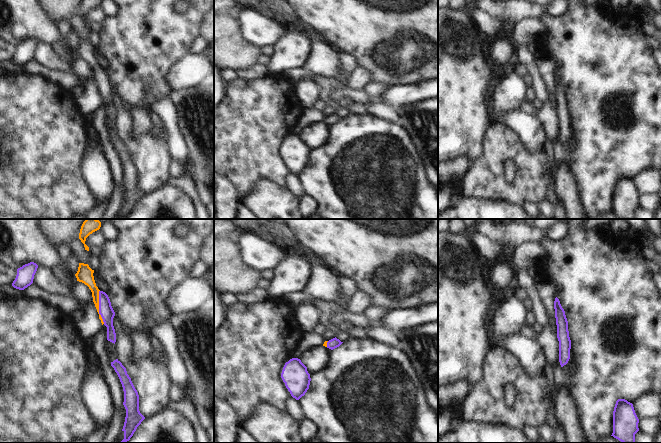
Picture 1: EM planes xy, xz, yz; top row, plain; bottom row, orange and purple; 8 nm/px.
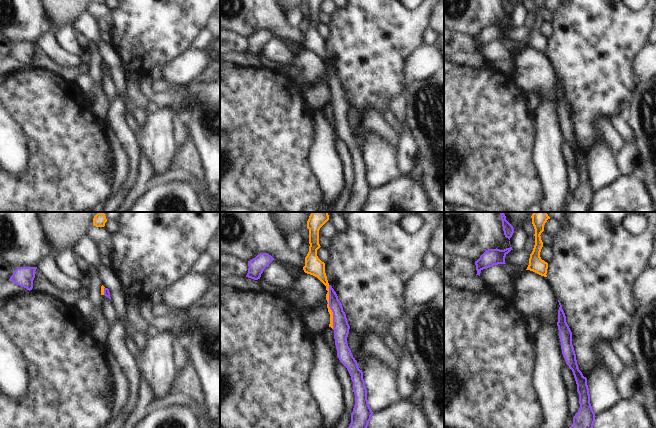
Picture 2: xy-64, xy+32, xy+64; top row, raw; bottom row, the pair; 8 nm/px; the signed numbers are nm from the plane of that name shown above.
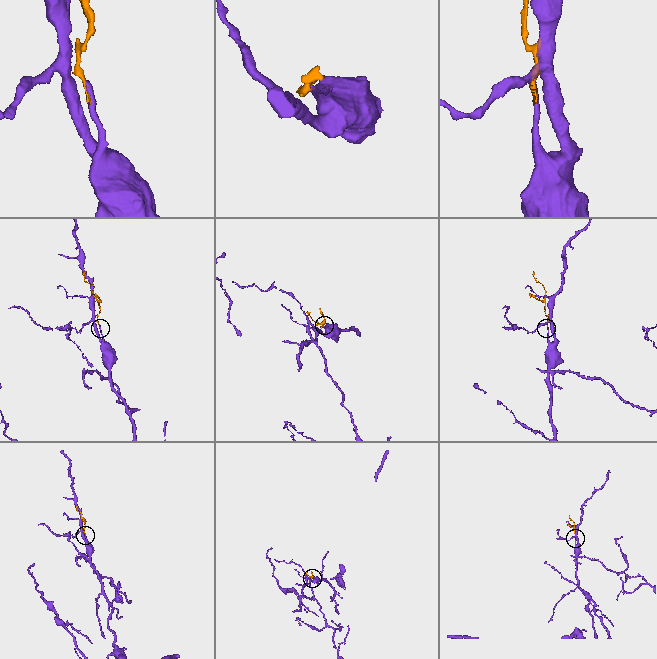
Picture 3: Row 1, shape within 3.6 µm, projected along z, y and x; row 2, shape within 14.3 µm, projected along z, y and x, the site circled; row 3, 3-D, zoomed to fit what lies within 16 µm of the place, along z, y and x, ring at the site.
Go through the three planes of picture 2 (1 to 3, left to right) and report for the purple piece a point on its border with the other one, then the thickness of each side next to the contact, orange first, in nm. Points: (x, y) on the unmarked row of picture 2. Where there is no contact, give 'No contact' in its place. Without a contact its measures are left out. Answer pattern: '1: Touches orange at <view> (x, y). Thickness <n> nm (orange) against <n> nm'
1: Touches orange at xy-64 (103, 67). Thickness 30 nm (orange) against 50 nm
2: Touches orange at xy+32 (329, 83). Thickness 70 nm (orange) against 130 nm
3: No contact.

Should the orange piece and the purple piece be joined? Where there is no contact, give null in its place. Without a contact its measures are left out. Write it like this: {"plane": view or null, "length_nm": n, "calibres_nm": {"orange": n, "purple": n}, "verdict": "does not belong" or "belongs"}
{"plane": "xy", "length_nm": 280, "calibres_nm": {"orange": 100, "purple": 120}, "verdict": "belongs"}

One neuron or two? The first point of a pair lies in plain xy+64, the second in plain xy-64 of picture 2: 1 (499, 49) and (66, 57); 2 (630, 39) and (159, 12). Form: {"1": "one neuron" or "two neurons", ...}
{"1": "one neuron", "2": "one neuron"}

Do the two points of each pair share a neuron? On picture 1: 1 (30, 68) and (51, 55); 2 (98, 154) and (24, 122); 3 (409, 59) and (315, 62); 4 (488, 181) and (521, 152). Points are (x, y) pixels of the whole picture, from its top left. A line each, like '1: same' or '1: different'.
1: different
2: different
3: different
4: same

